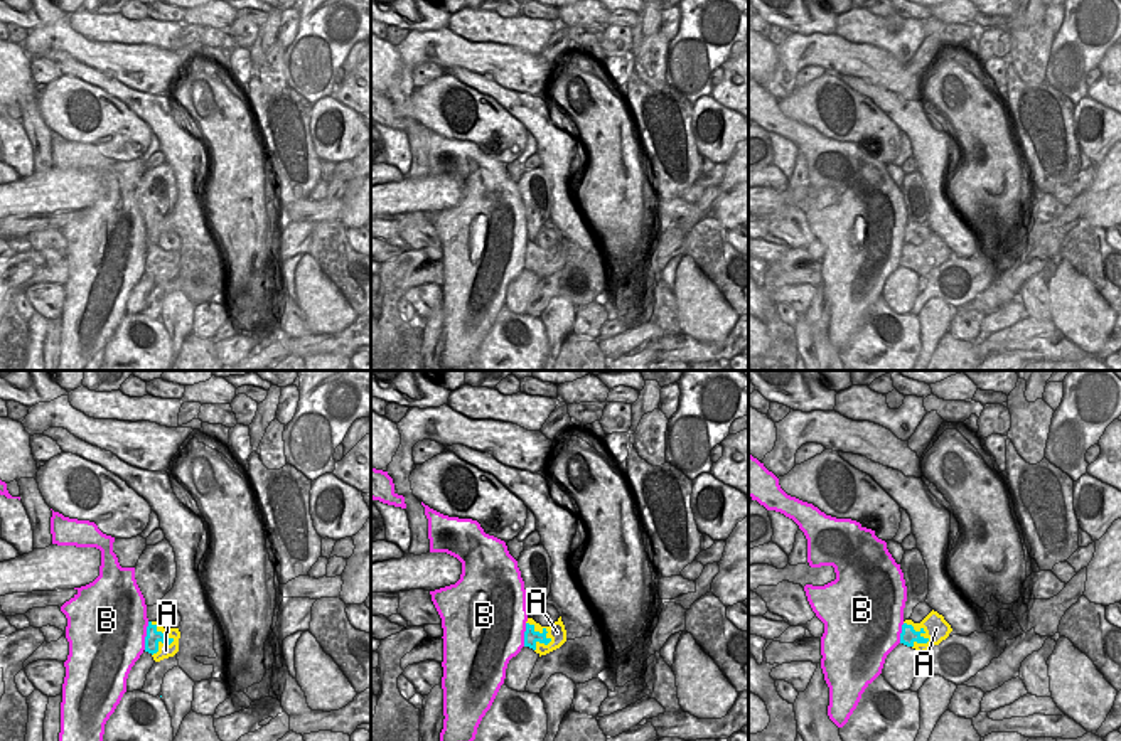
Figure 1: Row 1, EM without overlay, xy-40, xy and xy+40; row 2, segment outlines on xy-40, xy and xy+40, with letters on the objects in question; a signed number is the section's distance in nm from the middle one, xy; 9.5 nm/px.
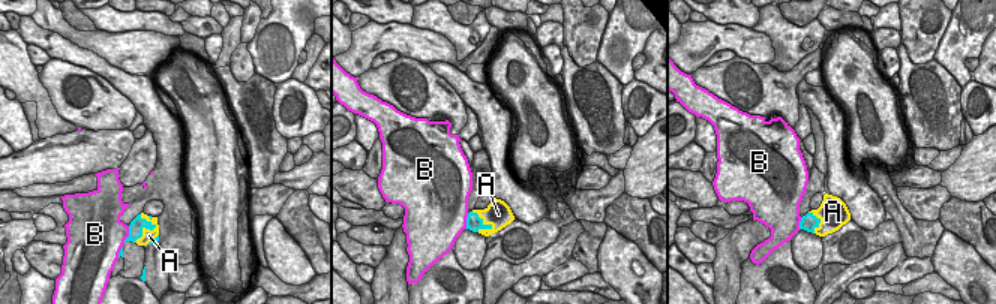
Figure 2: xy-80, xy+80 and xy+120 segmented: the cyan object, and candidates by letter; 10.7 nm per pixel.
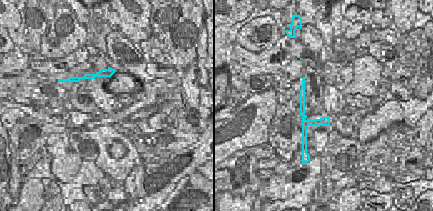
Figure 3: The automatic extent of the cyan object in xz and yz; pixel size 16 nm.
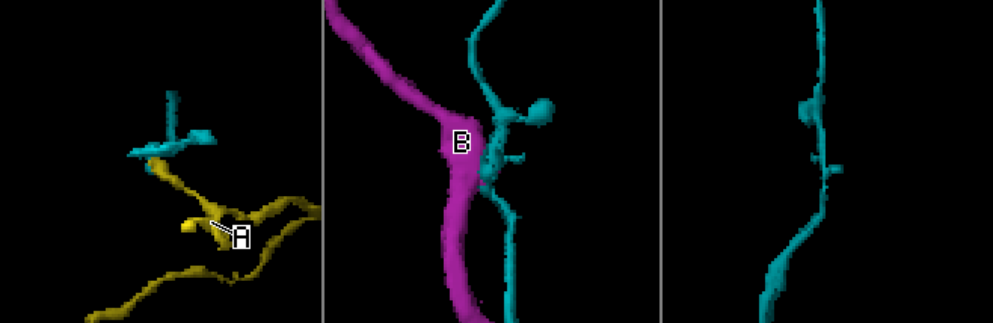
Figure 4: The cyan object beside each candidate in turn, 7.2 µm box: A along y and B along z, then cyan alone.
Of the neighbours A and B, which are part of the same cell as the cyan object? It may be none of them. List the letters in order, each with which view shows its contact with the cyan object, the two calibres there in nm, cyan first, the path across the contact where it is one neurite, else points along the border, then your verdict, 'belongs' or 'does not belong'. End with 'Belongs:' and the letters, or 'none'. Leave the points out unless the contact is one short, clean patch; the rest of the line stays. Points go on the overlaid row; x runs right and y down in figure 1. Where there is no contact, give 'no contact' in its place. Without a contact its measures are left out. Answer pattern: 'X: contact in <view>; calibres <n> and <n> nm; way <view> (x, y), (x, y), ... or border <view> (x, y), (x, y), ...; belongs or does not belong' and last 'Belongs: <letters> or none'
A: contact in xy-40; calibres 140 and 130 nm; does not belong
B: contact in xy-40; calibres 140 and 480 nm; does not belong
Belongs: none

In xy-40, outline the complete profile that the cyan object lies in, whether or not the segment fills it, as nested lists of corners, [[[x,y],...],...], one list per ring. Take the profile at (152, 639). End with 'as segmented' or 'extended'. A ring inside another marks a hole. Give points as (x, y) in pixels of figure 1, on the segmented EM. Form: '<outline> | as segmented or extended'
[[[148,621],[147,637],[145,637],[145,652],[152,655],[157,653],[160,642],[170,645],[174,638],[170,638],[169,635],[164,635],[162,632],[157,630],[157,625]]] | as segmented

